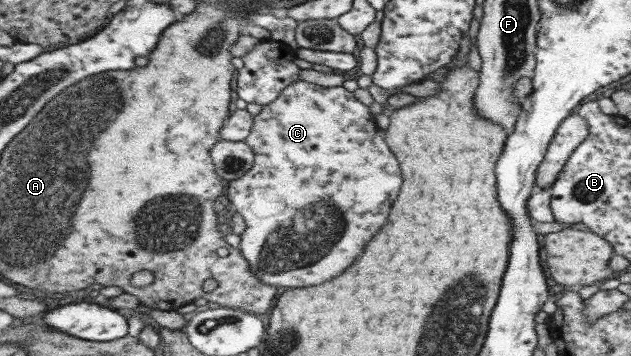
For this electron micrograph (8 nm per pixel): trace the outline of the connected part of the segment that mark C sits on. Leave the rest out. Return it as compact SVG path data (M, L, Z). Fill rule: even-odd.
M302 80L290 85L278 97L278 100L275 100L273 104L264 106L261 112L255 116L254 127L245 141L254 150L256 165L239 180L228 182L228 192L224 202L229 207L224 207L219 211L218 217L223 217L222 221L227 222L231 210L241 214L241 217L245 220L246 229L240 236L241 241L238 247L250 262L254 273L263 282L266 282L266 285L273 285L277 286L278 289L286 290L290 288L308 288L310 285L316 285L316 283L328 281L332 277L338 277L340 273L344 273L356 261L356 257L362 255L362 251L366 247L364 243L368 243L380 231L380 227L386 225L392 203L396 201L396 197L400 193L400 187L402 187L402 169L398 165L396 154L391 150L389 142L386 141L386 132L378 128L374 116L370 111L370 107L360 103L354 97L354 93L350 93L346 87L321 87L321 85Z

